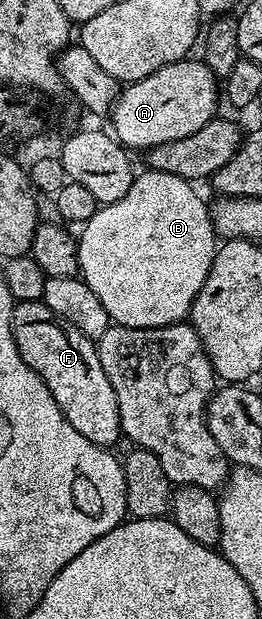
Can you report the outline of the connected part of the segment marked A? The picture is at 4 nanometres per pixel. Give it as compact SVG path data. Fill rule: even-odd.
M181 60L171 62L146 76L137 82L129 82L119 91L116 105L110 111L112 118L111 133L117 142L129 151L147 151L149 146L166 144L170 140L182 140L182 136L191 136L198 132L202 124L206 124L211 118L217 117L216 94L218 98L218 79L212 73L212 69L202 60Z

